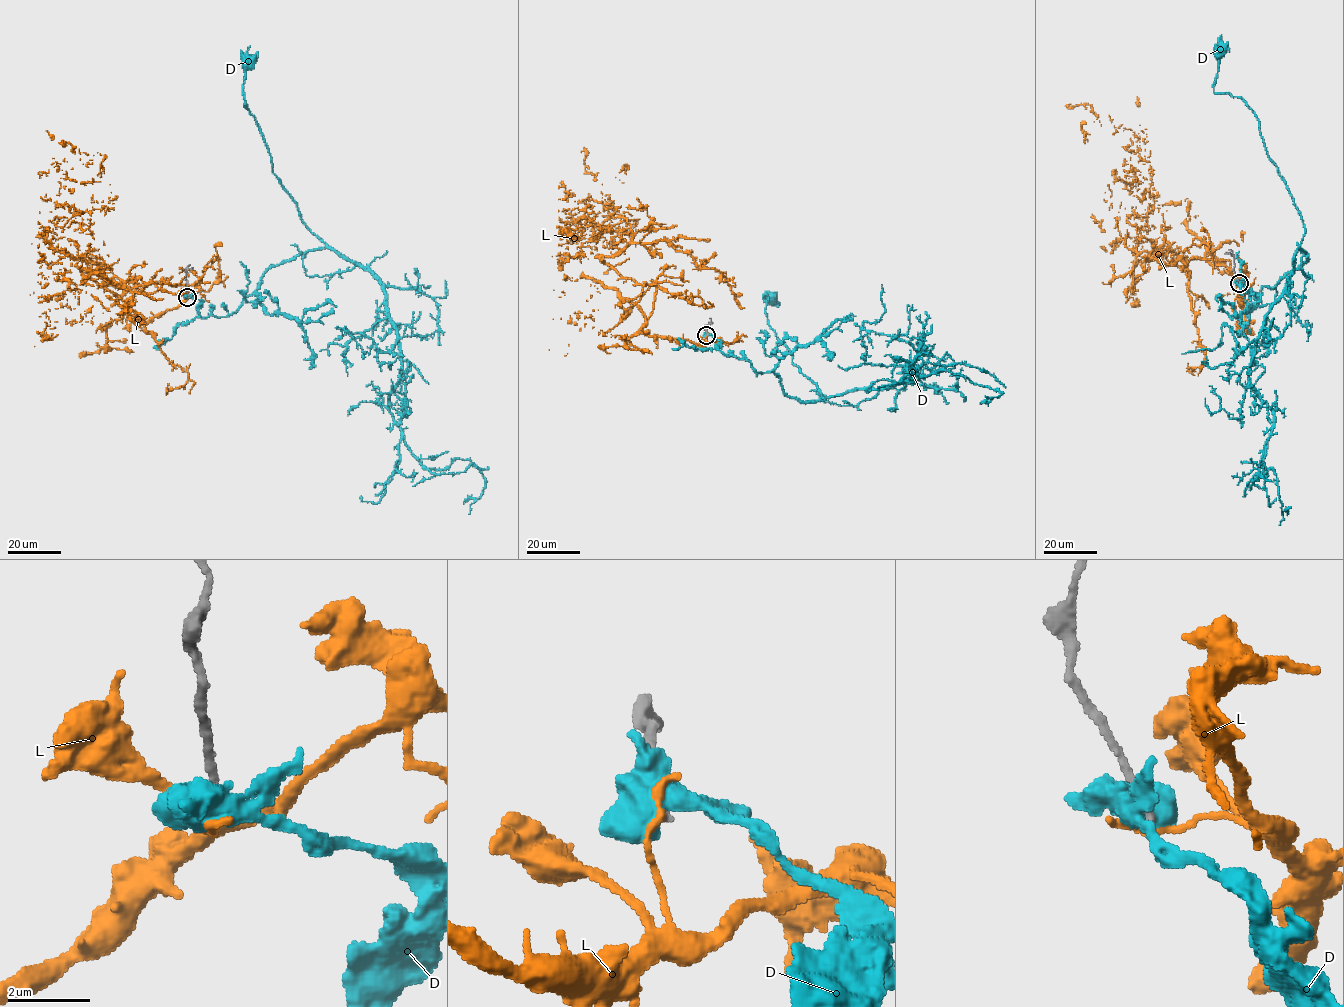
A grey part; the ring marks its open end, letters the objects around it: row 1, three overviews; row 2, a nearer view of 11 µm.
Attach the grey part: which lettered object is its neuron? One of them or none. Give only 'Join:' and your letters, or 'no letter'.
Join: no letter

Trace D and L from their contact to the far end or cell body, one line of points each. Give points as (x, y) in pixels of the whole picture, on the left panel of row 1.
D: (188, 296), (204, 318), (228, 316), (272, 266), (327, 245), (273, 171), (244, 104), (248, 62)
L: (187, 298), (137, 319), (124, 286), (39, 238), (77, 222), (56, 162), (97, 152), (100, 177)

